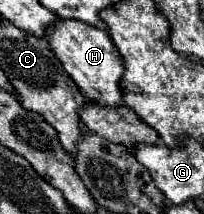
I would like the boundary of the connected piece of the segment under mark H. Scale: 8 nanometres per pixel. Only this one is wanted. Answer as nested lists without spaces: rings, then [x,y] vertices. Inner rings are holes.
[[[59,19],[53,27],[51,33],[47,35],[47,41],[57,55],[57,59],[63,63],[63,69],[71,75],[71,79],[81,87],[83,95],[99,103],[101,107],[119,107],[123,99],[123,91],[119,87],[119,81],[123,77],[125,65],[123,57],[115,49],[111,35],[105,27],[89,27],[83,21],[69,21],[69,19]]]

